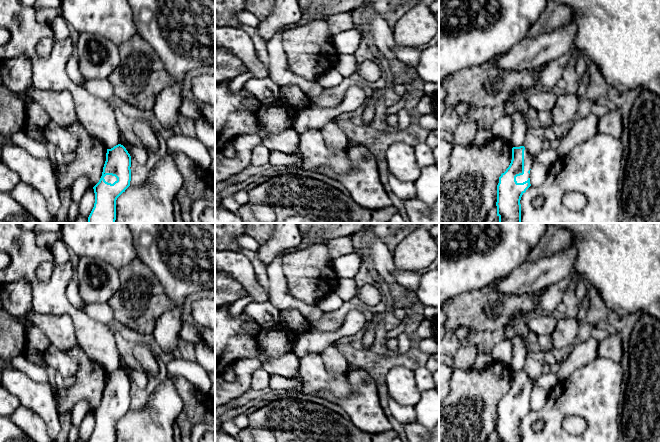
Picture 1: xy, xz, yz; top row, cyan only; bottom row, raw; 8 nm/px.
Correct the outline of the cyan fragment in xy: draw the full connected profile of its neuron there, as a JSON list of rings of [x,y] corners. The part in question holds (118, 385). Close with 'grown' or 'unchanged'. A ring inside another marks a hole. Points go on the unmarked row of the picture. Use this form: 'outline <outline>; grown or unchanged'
outline [[[118,368],[107,373],[99,406],[93,411],[94,431],[88,442],[116,442],[116,424],[130,410],[131,380]]]; grown

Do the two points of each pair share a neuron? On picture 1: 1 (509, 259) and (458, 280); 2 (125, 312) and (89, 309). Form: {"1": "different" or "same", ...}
{"1": "same", "2": "different"}

